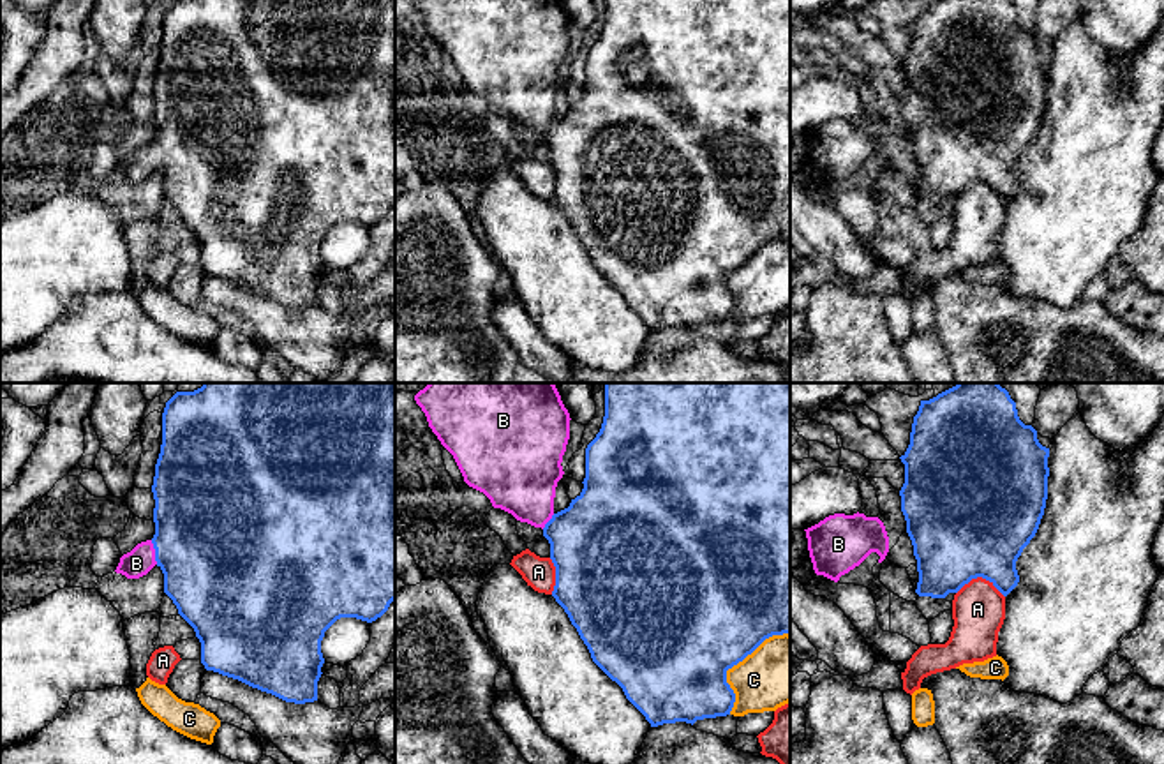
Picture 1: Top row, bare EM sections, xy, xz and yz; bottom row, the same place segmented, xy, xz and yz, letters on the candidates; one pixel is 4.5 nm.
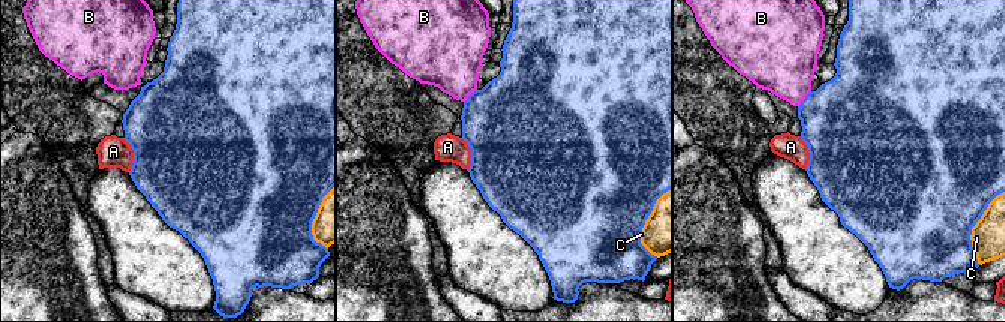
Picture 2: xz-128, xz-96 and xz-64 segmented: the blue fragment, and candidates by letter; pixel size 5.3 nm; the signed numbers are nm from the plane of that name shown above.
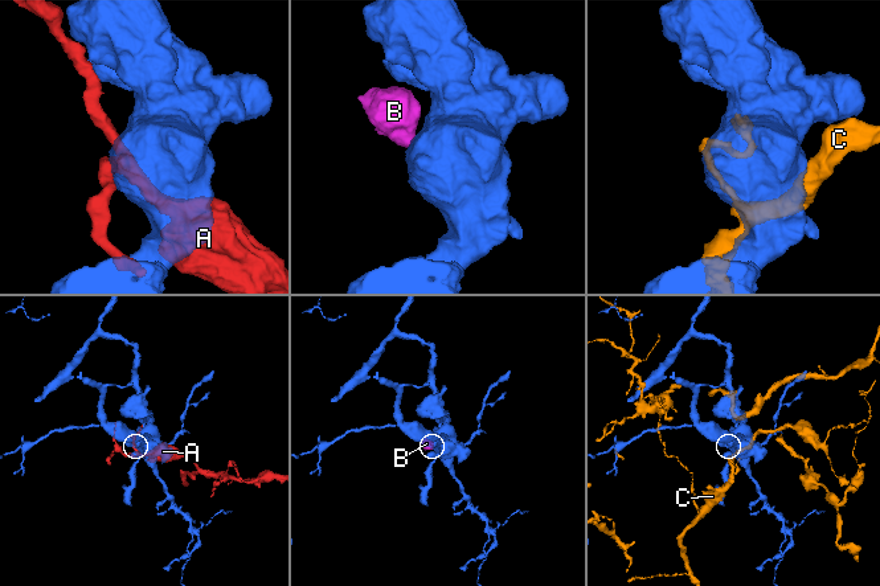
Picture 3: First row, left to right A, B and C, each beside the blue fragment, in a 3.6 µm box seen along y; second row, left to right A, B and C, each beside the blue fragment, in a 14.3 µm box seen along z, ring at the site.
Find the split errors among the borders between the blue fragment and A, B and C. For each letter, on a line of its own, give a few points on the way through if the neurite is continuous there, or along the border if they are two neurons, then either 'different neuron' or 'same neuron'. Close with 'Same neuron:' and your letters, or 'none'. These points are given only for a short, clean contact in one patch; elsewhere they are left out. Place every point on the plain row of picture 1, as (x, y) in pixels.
A: different neuron
B: way xy (208, 145), (156, 157), (136, 168); same neuron
C: different neuron
Same neuron: B

